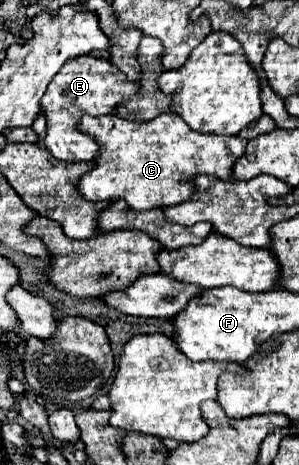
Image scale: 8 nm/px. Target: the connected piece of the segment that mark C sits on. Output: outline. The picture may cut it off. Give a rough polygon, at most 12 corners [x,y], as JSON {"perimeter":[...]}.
{"perimeter":[[82,116],[100,146],[86,200],[134,210],[188,200],[196,174],[232,178],[246,140]]}

